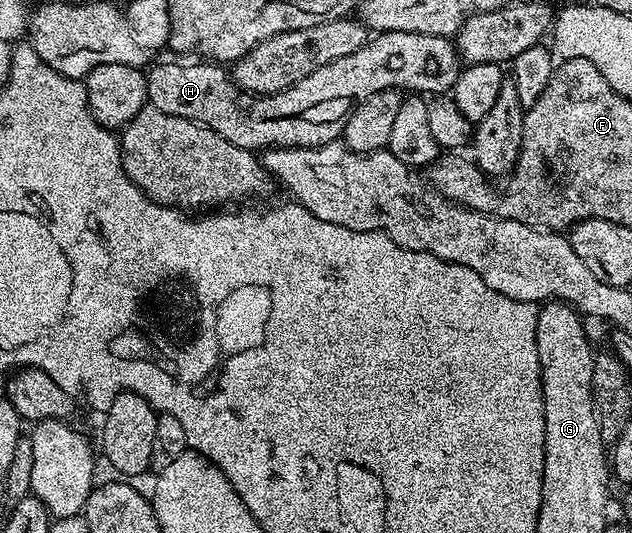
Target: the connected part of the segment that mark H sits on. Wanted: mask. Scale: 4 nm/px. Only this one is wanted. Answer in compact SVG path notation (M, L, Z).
M405 31L381 33L372 36L353 55L313 71L285 91L259 96L240 91L228 70L226 73L226 68L215 63L159 64L152 64L146 74L150 105L209 127L237 147L263 151L268 147L312 149L314 145L327 145L342 134L351 110L359 102L386 89L414 90L411 88L421 84L426 73L435 73L439 95L450 94L457 83L461 58L445 37Z

